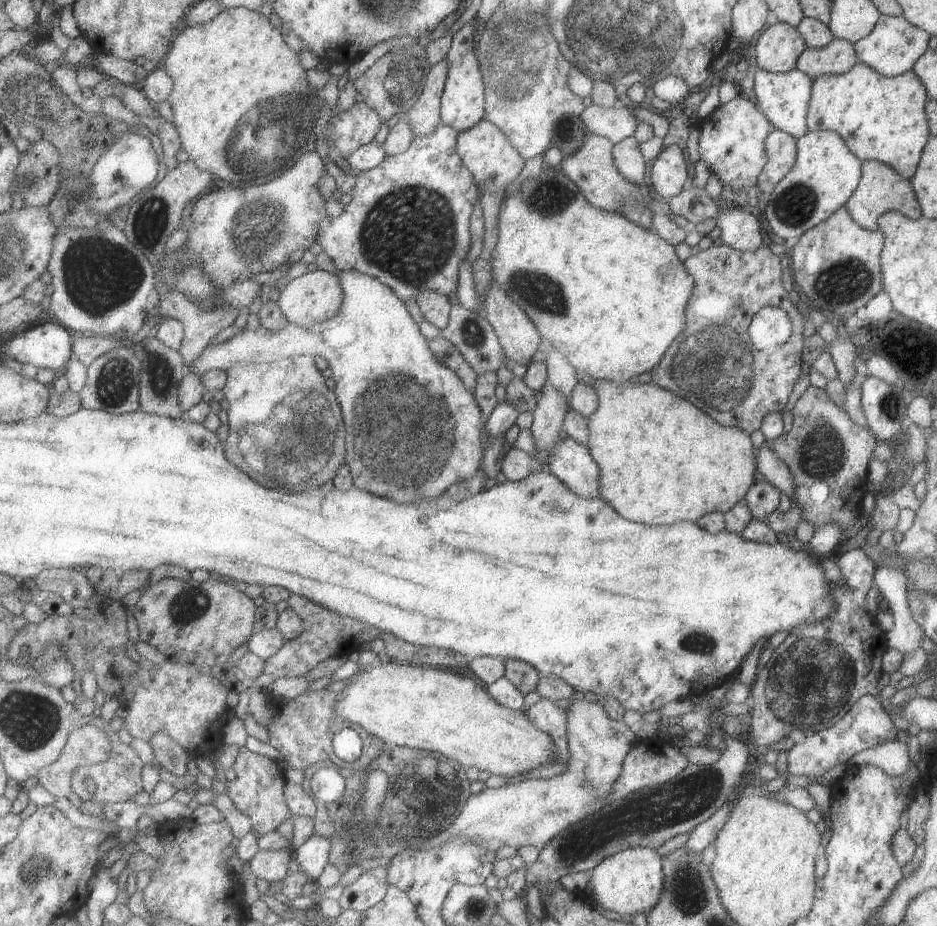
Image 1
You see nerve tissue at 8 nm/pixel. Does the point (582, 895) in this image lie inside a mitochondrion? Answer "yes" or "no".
no

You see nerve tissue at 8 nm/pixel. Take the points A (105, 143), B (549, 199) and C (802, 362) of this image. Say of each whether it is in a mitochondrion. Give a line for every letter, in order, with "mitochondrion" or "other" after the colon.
A: other
B: mitochondrion
C: other

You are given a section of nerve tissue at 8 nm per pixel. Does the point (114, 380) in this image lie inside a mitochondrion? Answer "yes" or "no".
yes

